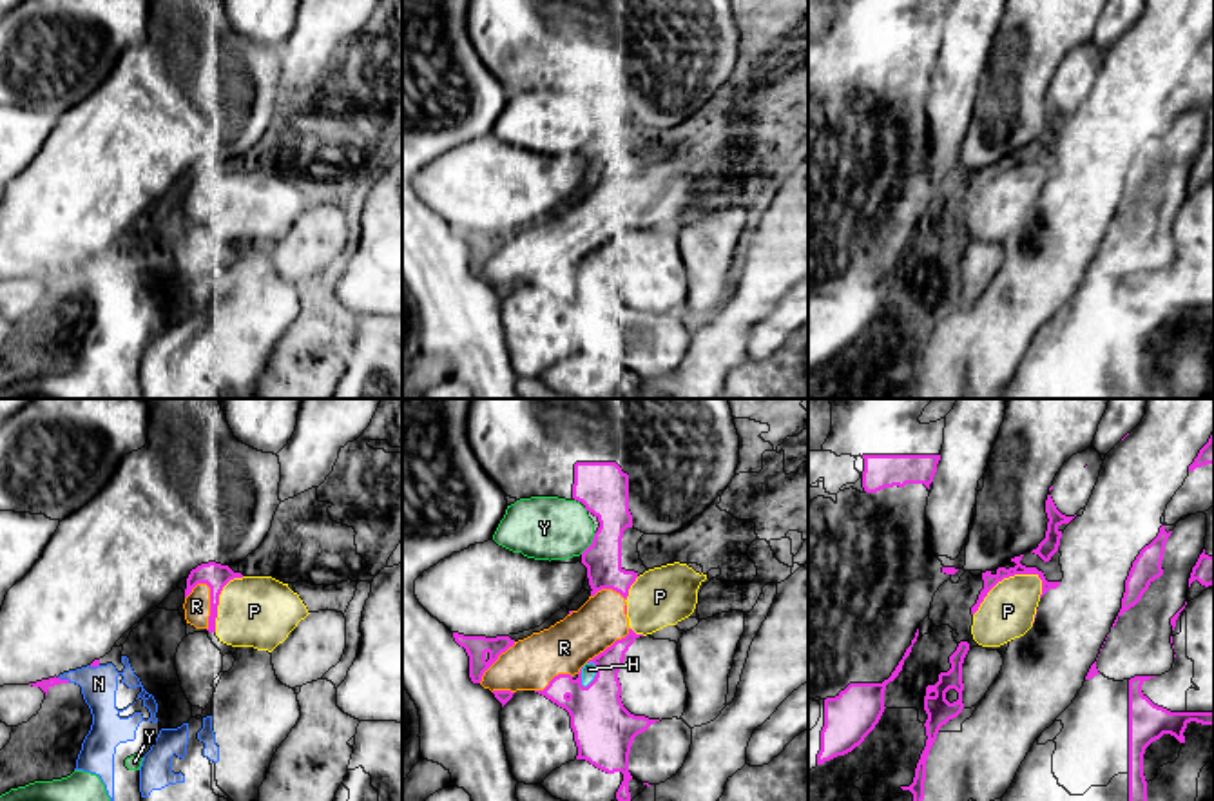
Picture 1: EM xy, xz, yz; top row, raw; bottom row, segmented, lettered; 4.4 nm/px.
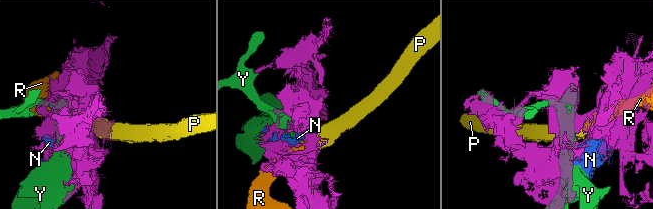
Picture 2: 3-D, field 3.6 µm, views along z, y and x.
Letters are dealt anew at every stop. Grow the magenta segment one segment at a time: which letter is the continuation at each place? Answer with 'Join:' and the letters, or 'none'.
Join: H, N

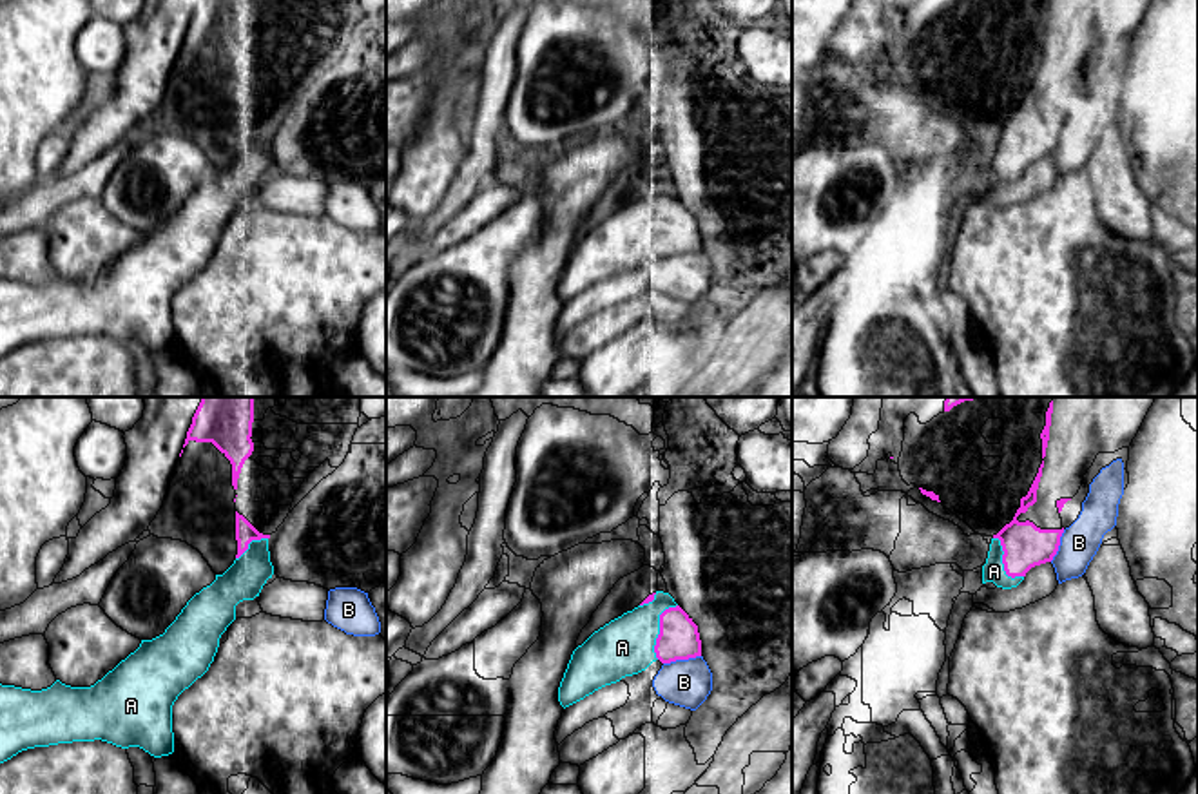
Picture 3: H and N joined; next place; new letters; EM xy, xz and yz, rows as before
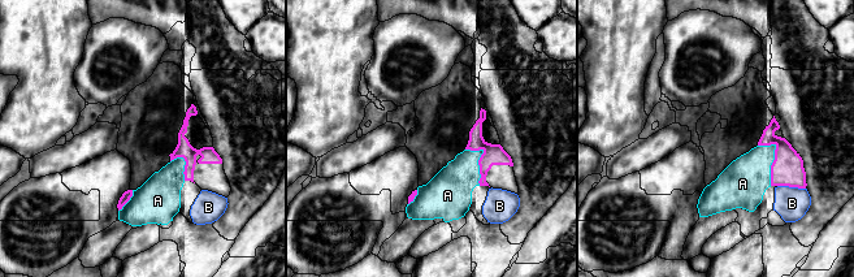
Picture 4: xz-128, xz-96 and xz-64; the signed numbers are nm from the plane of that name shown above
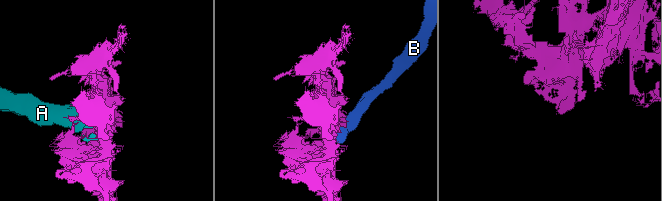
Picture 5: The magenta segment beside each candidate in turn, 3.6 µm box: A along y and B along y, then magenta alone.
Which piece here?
Join: A

